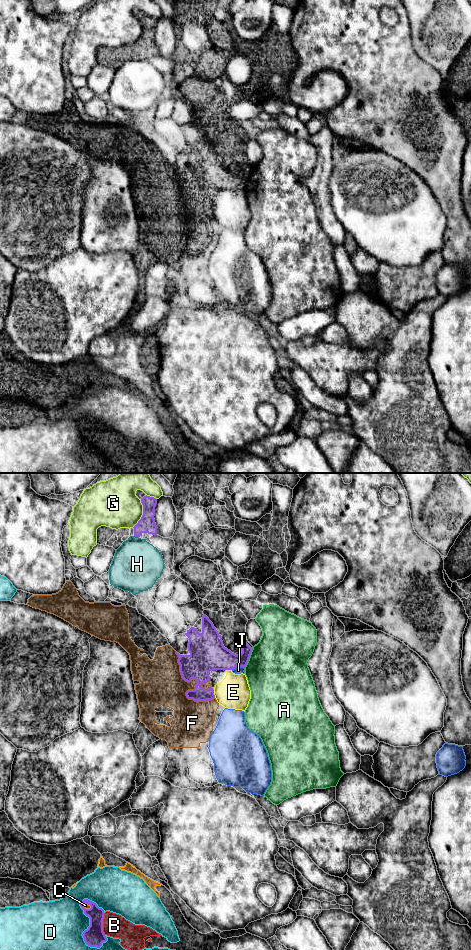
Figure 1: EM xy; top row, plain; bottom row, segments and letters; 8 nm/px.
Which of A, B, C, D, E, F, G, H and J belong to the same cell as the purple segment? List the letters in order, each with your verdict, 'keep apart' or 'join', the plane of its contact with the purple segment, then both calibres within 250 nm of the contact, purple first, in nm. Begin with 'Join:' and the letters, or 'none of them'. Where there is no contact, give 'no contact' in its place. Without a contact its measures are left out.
Join: none of them
A: keep apart | xy | 200/500 nm
B: keep apart | xy | 160/190 nm
C: keep apart | xy | 140/40 nm
D: keep apart | xy | 160/420 nm
E: keep apart | xy | 200/280 nm
F: keep apart | xy | 260/300 nm
G: keep apart | xy | 140/380 nm
H: keep apart | xy | 140/400 nm
J: keep apart | xy | 260/60 nm

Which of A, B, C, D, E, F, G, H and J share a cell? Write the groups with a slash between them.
A / B C / D / E / F / G / H / J

